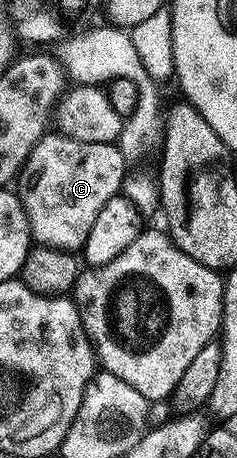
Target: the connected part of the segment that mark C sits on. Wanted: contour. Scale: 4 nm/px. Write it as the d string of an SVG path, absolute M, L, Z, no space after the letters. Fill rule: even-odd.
M61 132L47 133L30 153L20 175L22 190L20 197L26 219L30 221L30 232L35 243L53 246L56 250L81 251L88 240L88 232L92 232L92 224L100 213L100 208L108 204L108 200L119 197L123 183L127 181L128 167L119 147L113 142L96 144L81 142L75 138L67 138Z

